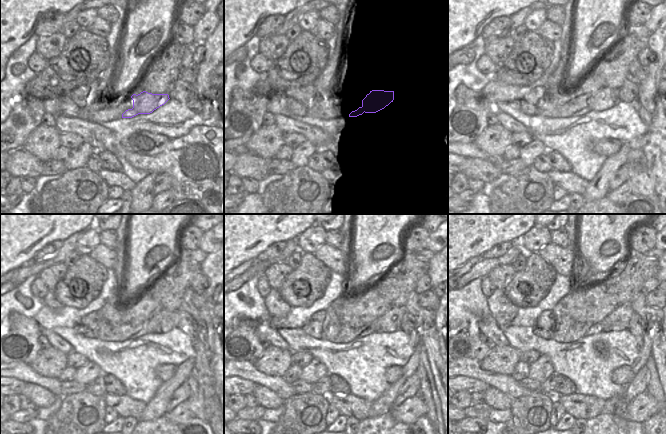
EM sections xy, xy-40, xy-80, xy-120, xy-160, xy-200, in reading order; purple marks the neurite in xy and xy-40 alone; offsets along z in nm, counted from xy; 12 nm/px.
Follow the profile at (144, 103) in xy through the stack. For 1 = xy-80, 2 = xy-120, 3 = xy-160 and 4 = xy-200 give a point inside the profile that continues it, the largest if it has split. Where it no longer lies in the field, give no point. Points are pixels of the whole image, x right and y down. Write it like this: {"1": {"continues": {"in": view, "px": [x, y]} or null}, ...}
{"1": {"continues": {"in": "xy-80", "px": [605, 98]}}, "2": {"continues": {"in": "xy-120", "px": [163, 321]}}, "3": {"continues": {"in": "xy-160", "px": [390, 322]}}, "4": {"continues": {"in": "xy-200", "px": [619, 319]}}}

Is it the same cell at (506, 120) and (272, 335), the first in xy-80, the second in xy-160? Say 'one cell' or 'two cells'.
one cell

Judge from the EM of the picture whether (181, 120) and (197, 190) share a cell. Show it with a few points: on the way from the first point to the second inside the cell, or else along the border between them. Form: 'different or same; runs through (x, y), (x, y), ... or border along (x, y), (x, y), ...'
different; border along (206, 125), (194, 125), (185, 134), (170, 139)

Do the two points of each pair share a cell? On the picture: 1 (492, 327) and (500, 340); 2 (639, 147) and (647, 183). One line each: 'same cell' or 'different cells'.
1: same cell
2: same cell

